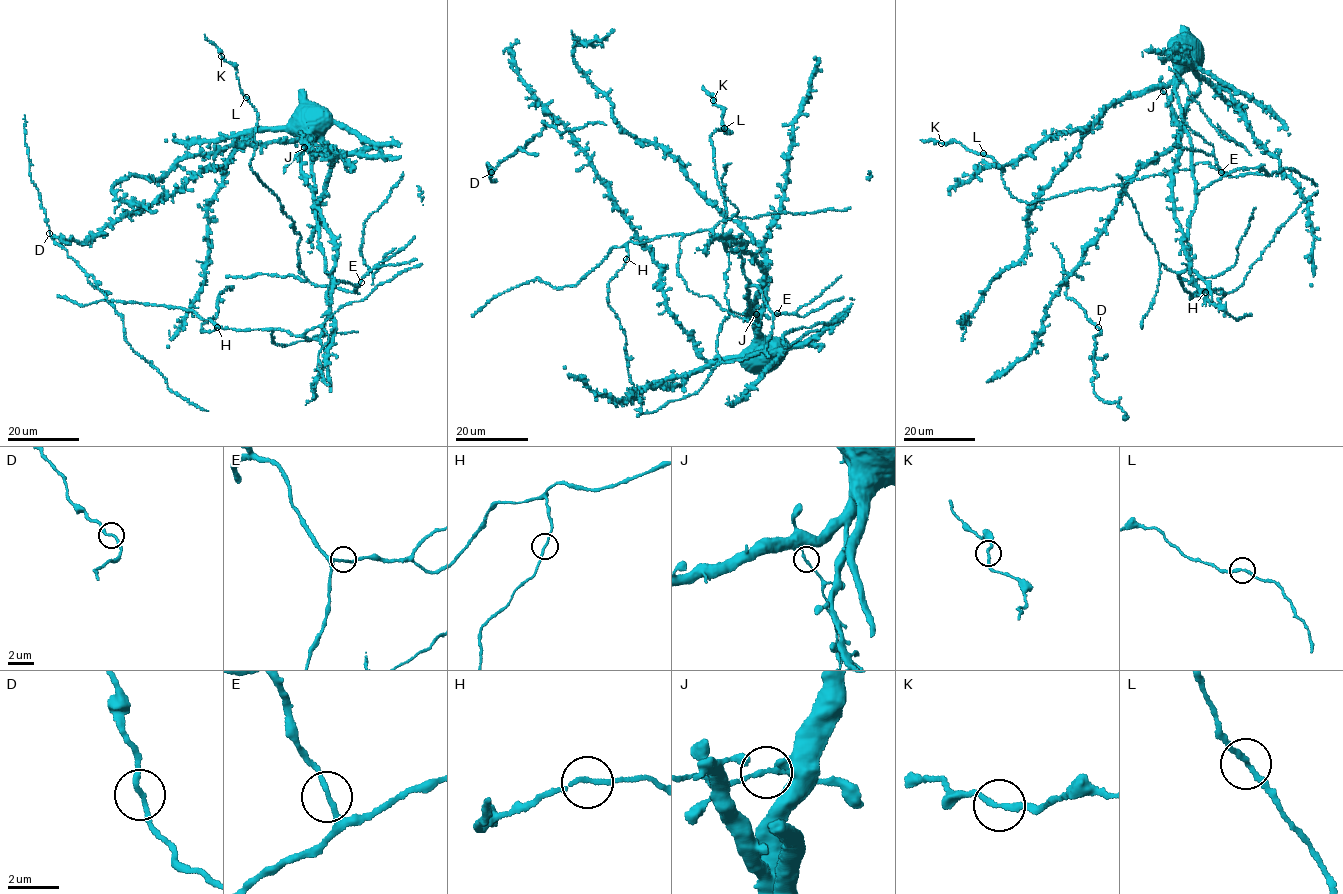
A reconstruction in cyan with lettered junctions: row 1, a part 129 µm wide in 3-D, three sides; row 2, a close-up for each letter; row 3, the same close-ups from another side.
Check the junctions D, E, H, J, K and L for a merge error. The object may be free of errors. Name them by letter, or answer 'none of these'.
J

